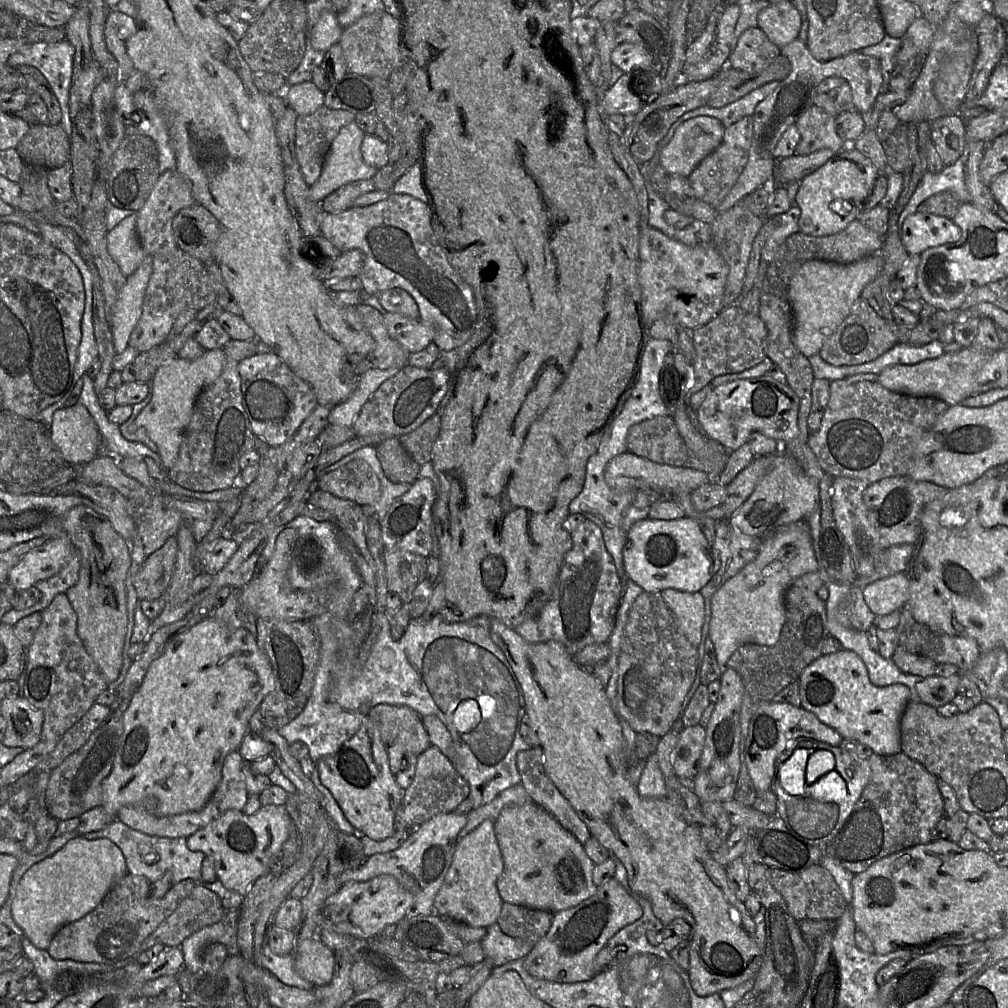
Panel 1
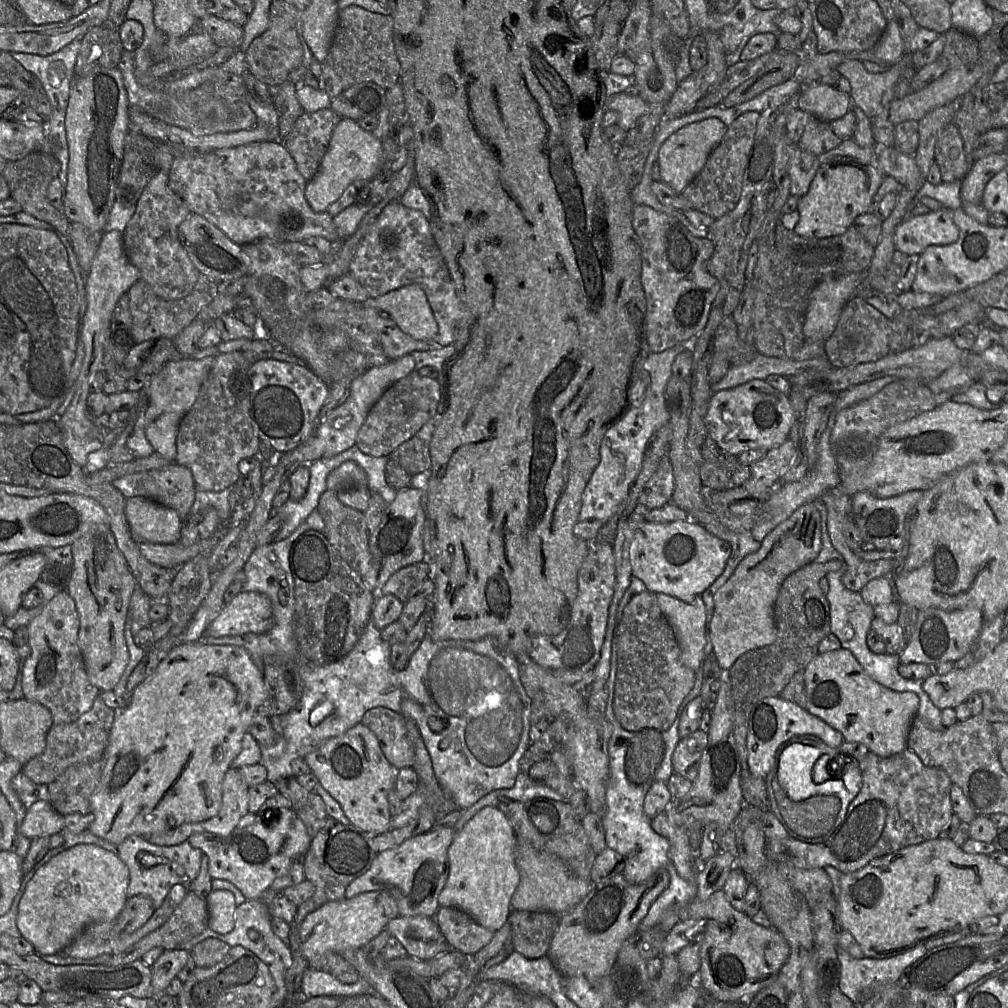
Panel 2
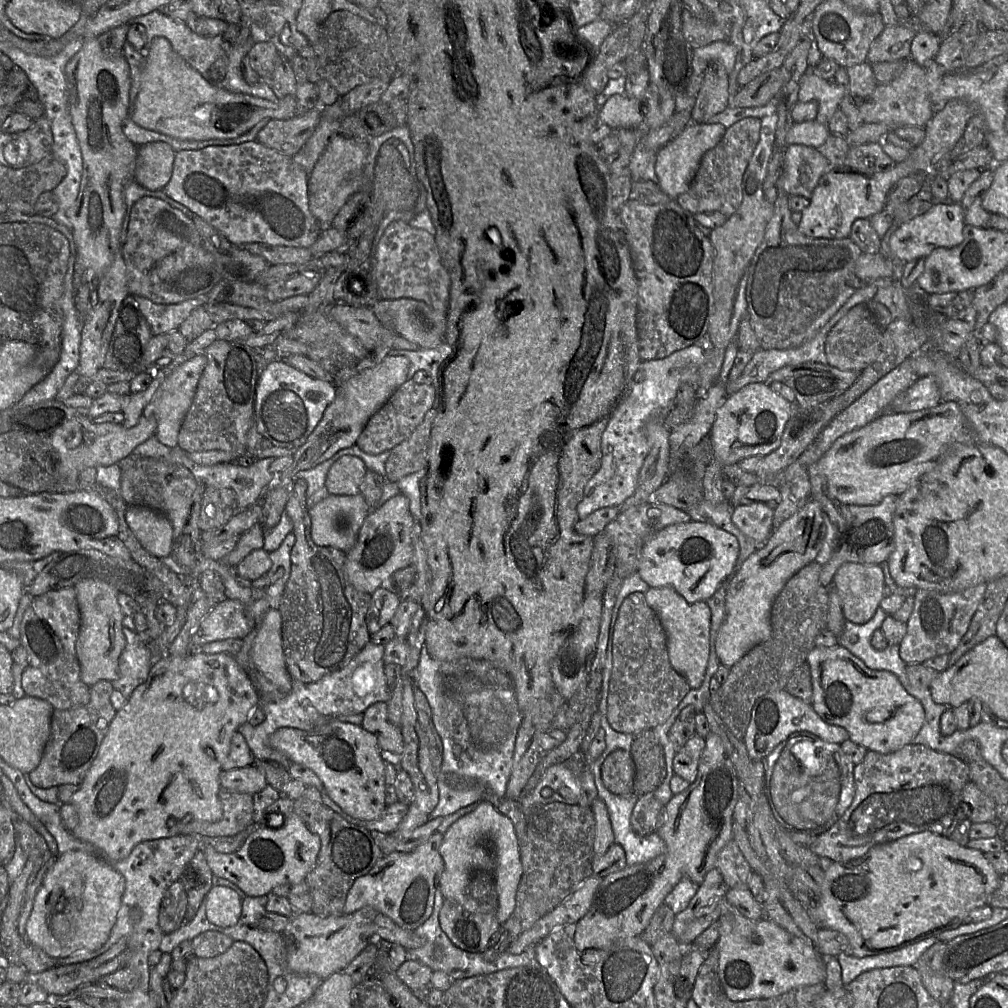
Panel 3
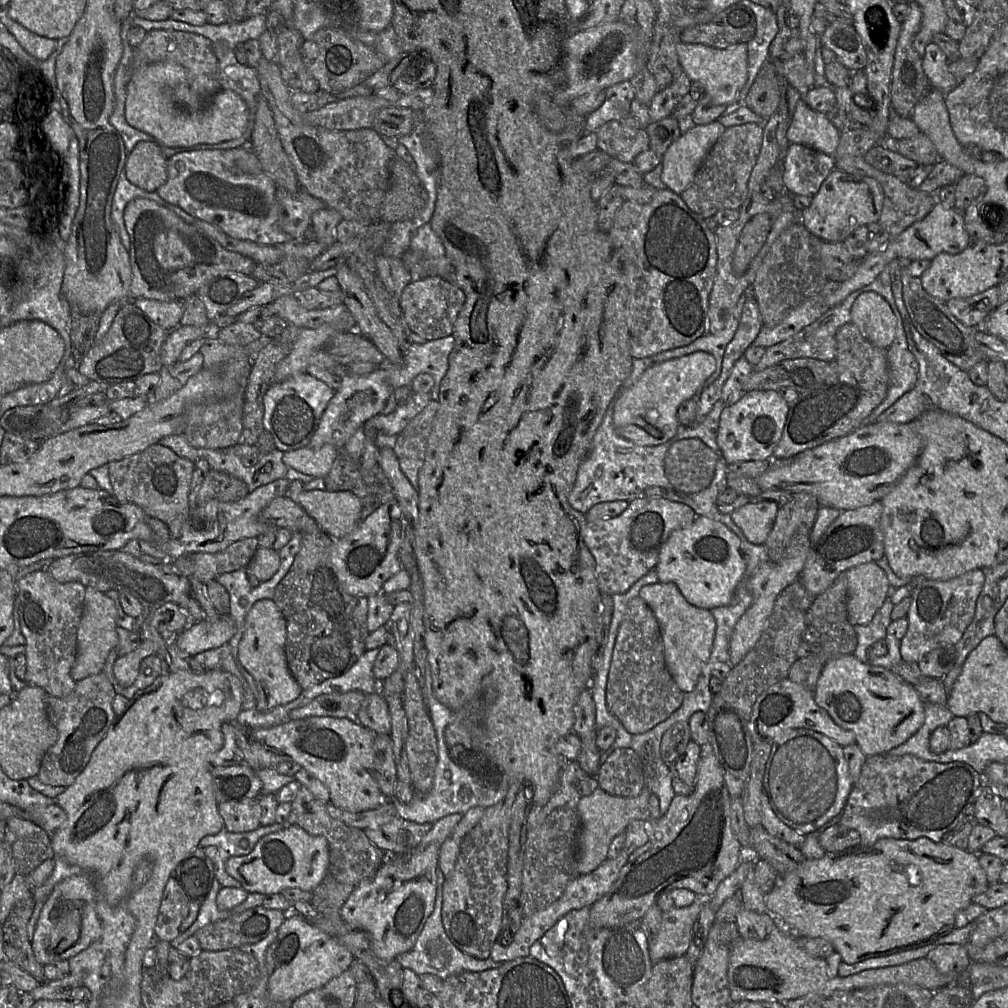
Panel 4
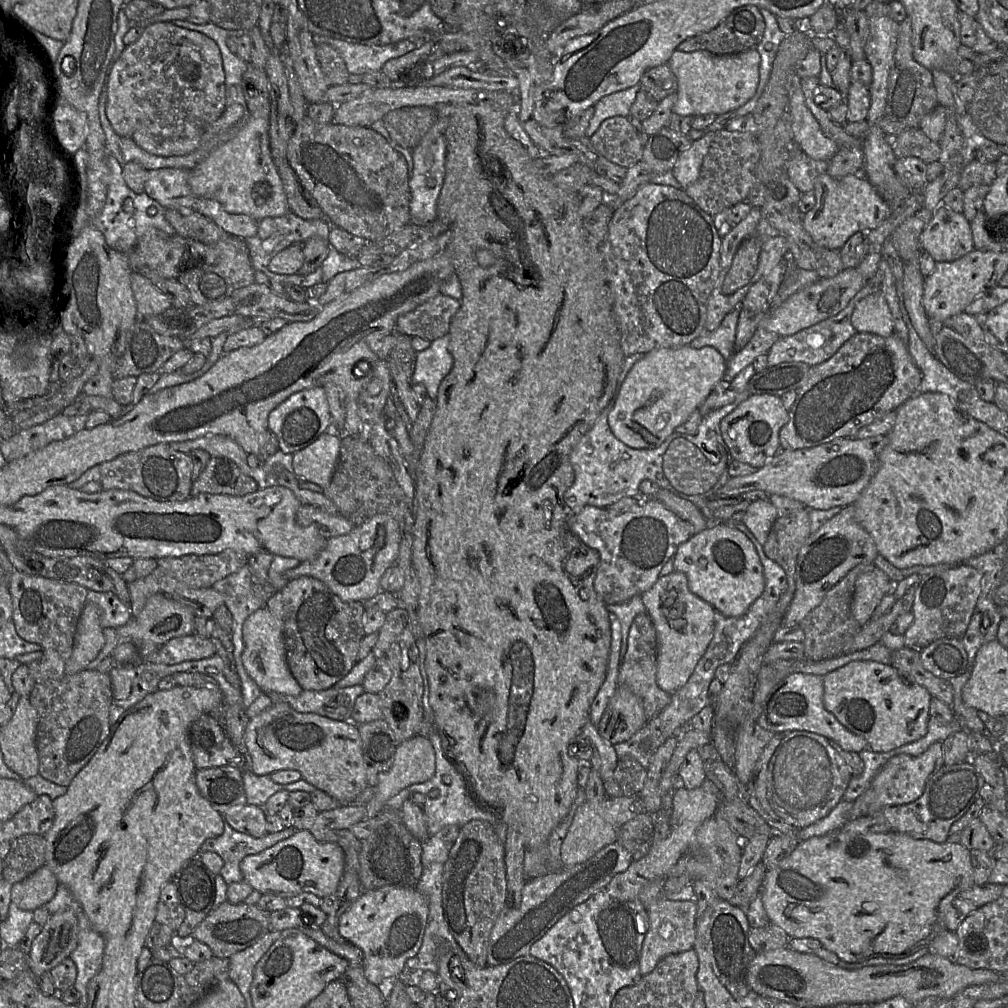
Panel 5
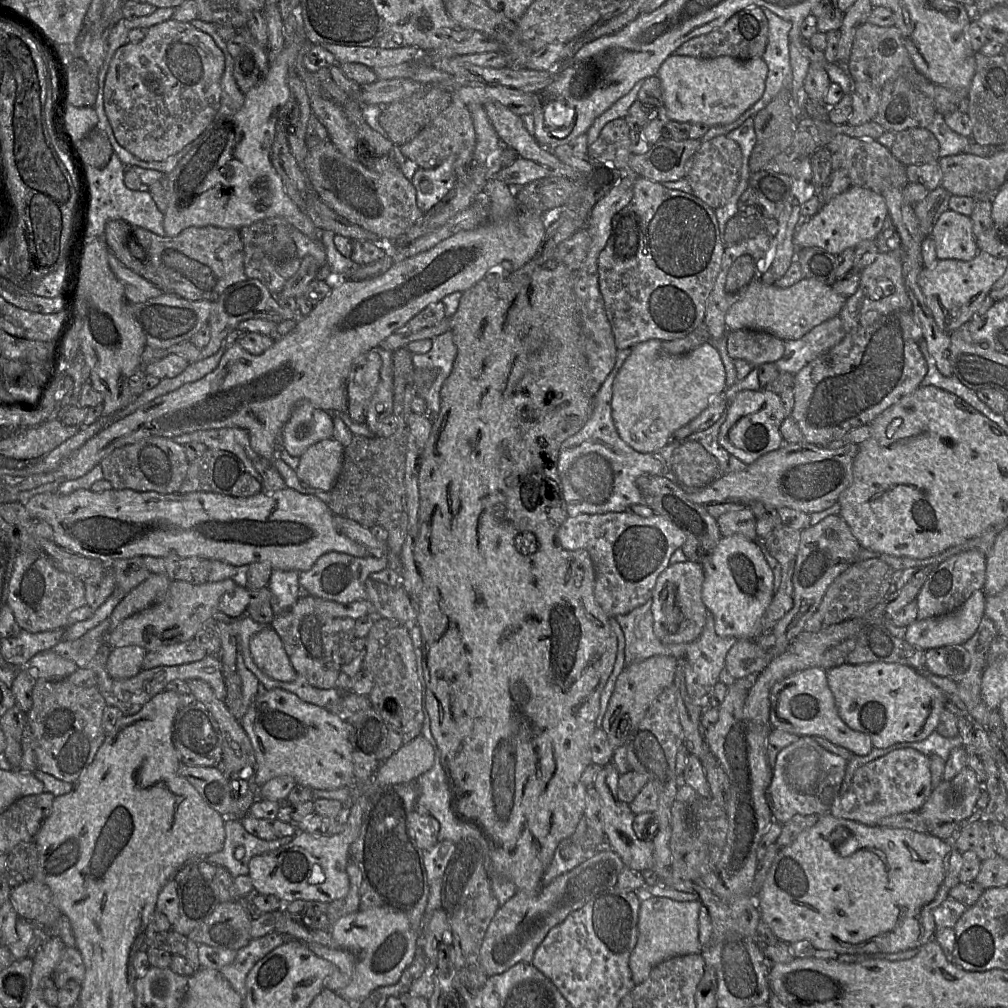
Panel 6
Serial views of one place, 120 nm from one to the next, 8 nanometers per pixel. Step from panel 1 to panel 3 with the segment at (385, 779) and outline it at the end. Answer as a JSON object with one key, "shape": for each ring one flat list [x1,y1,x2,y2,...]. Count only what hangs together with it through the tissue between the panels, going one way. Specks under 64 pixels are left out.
{"shape":[[330,721,309,731,283,727,270,736,269,744,284,754,291,763,311,769,321,780,330,799,349,816,374,820,384,813,387,807,385,755,379,748,376,737,361,725]]}

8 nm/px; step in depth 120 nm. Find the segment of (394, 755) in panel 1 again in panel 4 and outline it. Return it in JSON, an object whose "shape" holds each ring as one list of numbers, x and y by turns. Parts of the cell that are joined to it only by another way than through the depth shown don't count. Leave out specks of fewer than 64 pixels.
{"shape":[[380,692,365,695,357,716,358,723,376,735,390,734,388,705]]}

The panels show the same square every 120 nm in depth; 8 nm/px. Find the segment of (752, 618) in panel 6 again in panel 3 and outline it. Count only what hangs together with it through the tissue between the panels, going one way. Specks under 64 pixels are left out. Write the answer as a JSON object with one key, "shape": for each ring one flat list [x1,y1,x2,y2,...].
{"shape":[[689,521,670,525,643,546,637,573,649,587,672,587,689,604,707,601,733,570,740,546,731,533,709,523]]}

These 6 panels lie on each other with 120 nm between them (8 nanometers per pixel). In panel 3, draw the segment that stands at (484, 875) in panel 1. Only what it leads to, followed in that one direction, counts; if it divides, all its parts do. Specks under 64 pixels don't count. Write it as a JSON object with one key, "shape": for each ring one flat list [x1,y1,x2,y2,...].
{"shape":[[480,801,473,811,454,822,444,833,439,849,444,861,439,888,444,898,458,902,466,909,479,909,477,901,469,894,469,883,476,870,489,868,491,853,487,847,490,844,495,853,494,883,498,895,496,916,503,925,515,908,523,867,513,822,490,802]]}

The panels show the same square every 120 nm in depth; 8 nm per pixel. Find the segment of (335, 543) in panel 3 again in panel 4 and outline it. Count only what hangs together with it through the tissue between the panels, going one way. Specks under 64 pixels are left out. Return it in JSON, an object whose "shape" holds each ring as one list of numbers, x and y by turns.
{"shape":[[302,490,291,499,335,540,351,533,362,521,363,505,350,491]]}

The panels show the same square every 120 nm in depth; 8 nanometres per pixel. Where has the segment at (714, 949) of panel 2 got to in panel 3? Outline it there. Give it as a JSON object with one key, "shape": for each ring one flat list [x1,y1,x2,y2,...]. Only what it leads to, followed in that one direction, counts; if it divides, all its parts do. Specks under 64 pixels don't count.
{"shape":[[727,899,718,918,720,934,715,947,719,952,719,978,722,987,732,1001,768,999,779,997,802,986,825,983,827,970,825,959,803,939,783,929,768,919,751,920,743,916]]}

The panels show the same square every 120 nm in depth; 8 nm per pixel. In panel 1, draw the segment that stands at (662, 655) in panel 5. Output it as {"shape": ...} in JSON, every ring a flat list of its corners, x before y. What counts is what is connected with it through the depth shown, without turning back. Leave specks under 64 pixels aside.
{"shape":[[669,588,661,593,690,643,698,647,705,620,705,603,701,592,684,592]]}

